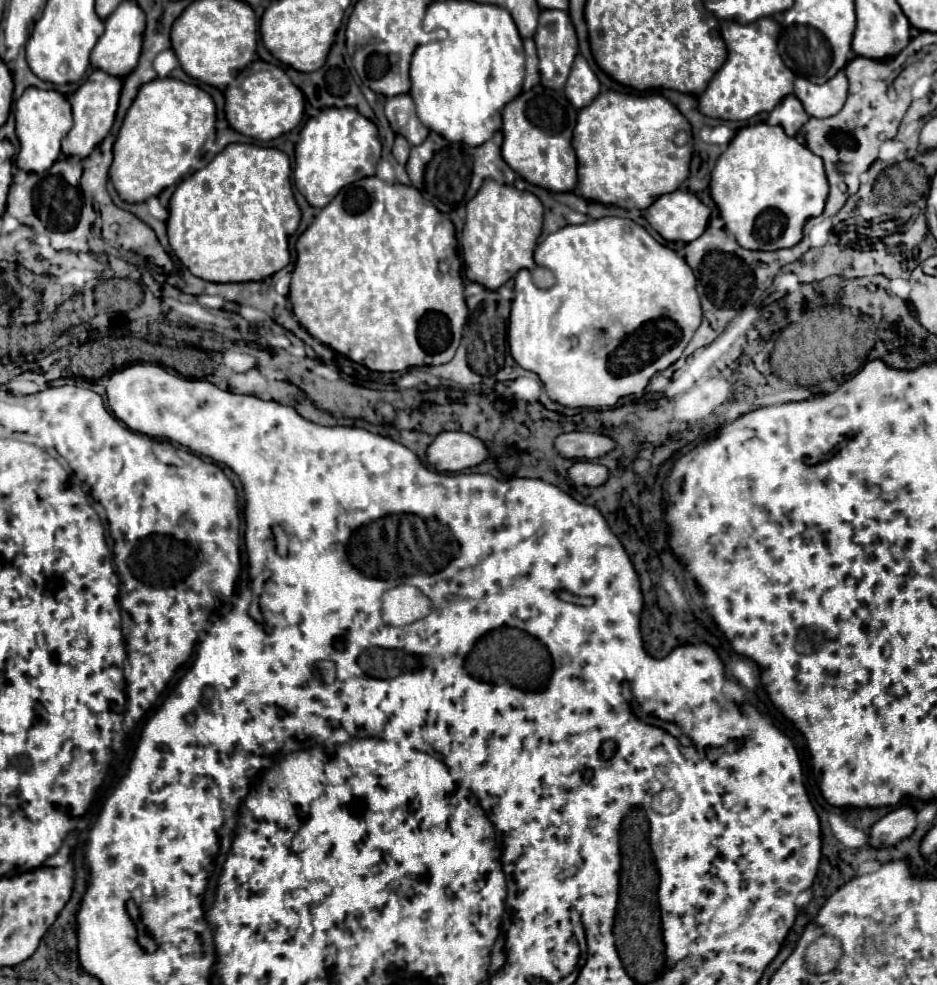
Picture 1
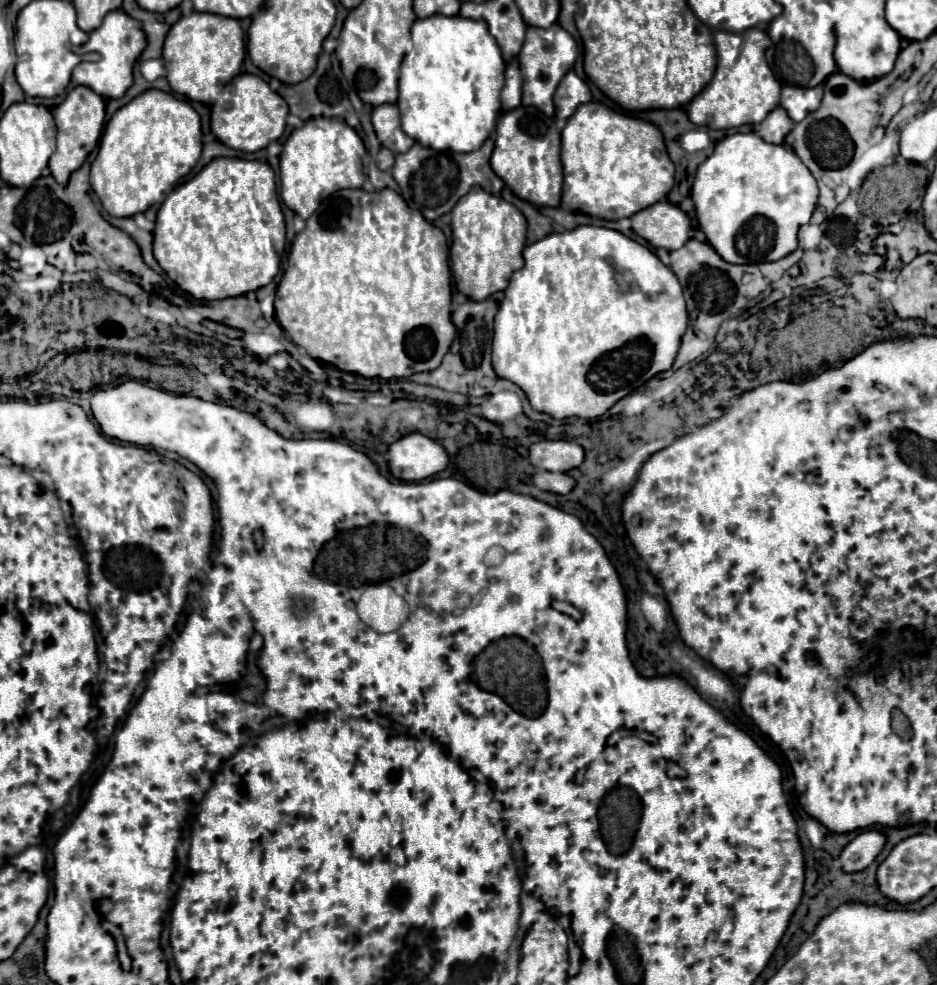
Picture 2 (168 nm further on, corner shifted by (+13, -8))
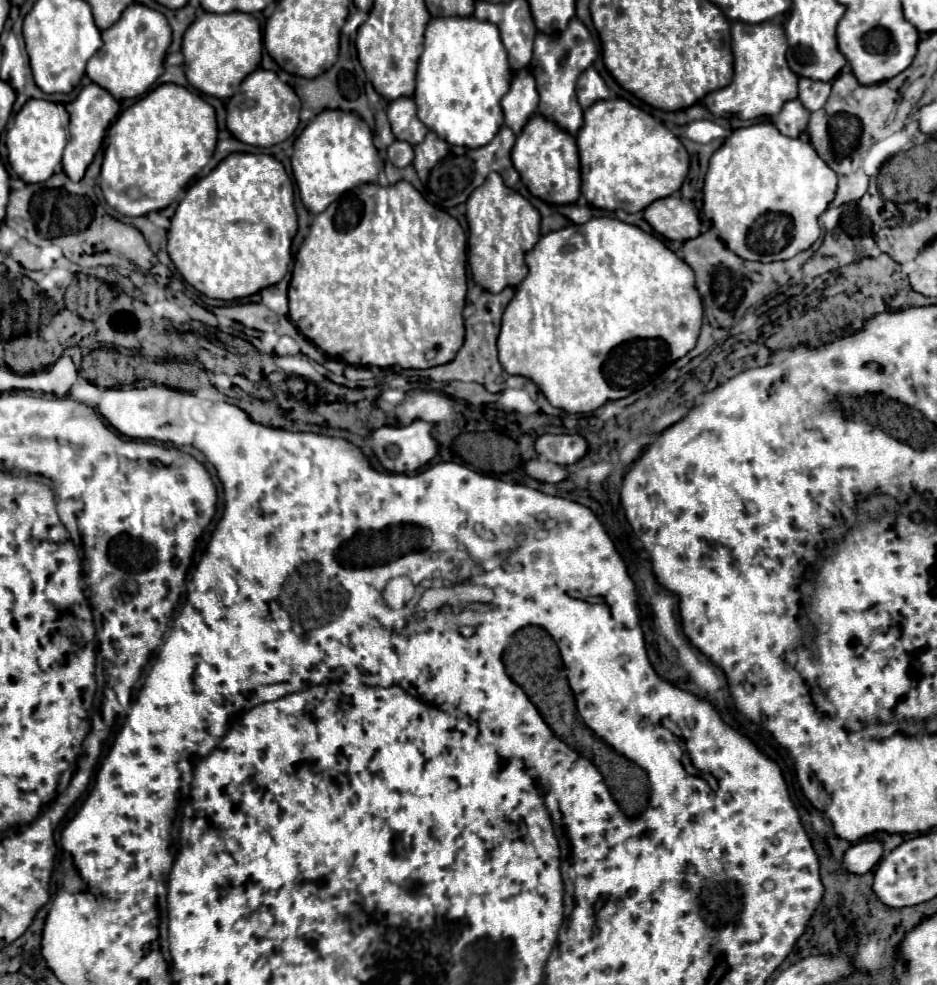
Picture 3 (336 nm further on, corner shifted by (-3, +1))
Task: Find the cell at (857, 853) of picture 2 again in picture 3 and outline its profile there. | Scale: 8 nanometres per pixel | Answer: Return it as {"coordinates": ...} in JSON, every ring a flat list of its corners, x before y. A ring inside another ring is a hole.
{"coordinates":[[860,841,854,843,844,853,844,865,854,875,868,873,882,857,882,845,878,841]]}

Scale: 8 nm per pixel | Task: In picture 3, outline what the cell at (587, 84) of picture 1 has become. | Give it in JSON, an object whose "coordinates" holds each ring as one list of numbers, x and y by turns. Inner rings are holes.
{"coordinates":[[588,67,588,71,584,71,584,75,580,75,580,79,576,83,576,93,578,93,578,101,584,109,596,101,608,99,608,87,594,67]]}

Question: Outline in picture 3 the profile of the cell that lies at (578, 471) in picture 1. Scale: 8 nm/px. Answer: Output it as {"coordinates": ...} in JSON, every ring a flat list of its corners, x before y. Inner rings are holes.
{"coordinates":[[530,459,524,463,524,473,530,475,532,479,538,481,546,481,546,483,558,483,564,481,568,477,566,469,556,465,556,463,548,463,548,461,540,461,540,459]]}

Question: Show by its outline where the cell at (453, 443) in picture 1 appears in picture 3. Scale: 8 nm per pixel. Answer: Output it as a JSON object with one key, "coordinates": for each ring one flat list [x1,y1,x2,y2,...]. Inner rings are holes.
{"coordinates":[[414,421,406,427,380,427,372,431,372,449,386,471,412,473,426,465,436,453,438,443,430,435,432,425]]}

